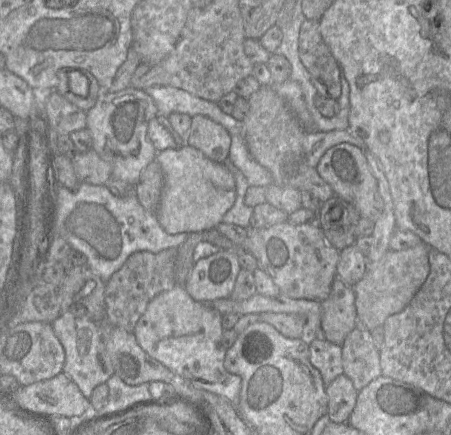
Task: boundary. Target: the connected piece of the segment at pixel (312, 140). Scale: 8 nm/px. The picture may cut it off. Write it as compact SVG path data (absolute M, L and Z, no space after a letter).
M332 130L329 132L305 132L303 149L307 164L316 168L323 154L332 146L340 143L350 143L357 146L362 153L367 147L364 141L350 130Z

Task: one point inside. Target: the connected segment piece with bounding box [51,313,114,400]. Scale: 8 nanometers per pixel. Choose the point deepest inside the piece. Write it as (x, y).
(87, 363)

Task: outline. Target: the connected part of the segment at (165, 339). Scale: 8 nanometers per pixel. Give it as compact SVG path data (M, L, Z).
M181 285L157 295L137 321L133 334L139 346L152 358L171 371L190 381L196 388L227 398L237 409L240 401L242 379L224 366L227 349L222 344L222 316L210 304L193 300Z

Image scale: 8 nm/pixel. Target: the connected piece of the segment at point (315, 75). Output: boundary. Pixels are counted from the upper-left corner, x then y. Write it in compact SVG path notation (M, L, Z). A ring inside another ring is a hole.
M306 19L302 23L299 57L318 95L337 100L341 95L341 68L321 36L319 22Z

